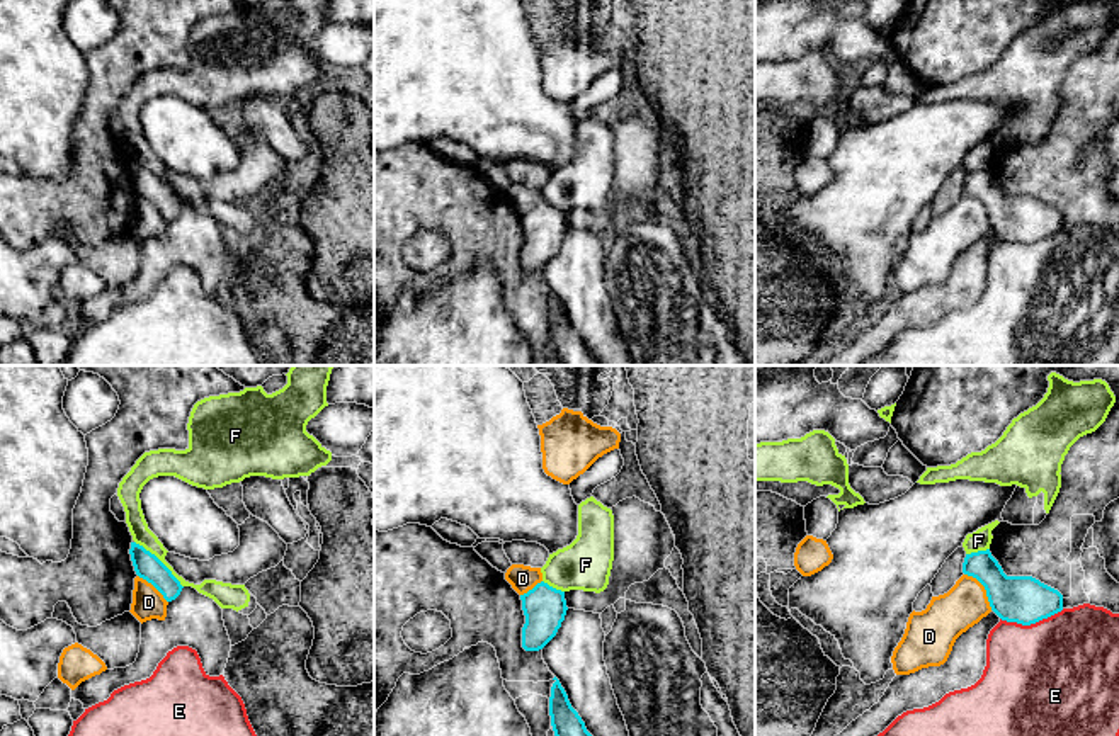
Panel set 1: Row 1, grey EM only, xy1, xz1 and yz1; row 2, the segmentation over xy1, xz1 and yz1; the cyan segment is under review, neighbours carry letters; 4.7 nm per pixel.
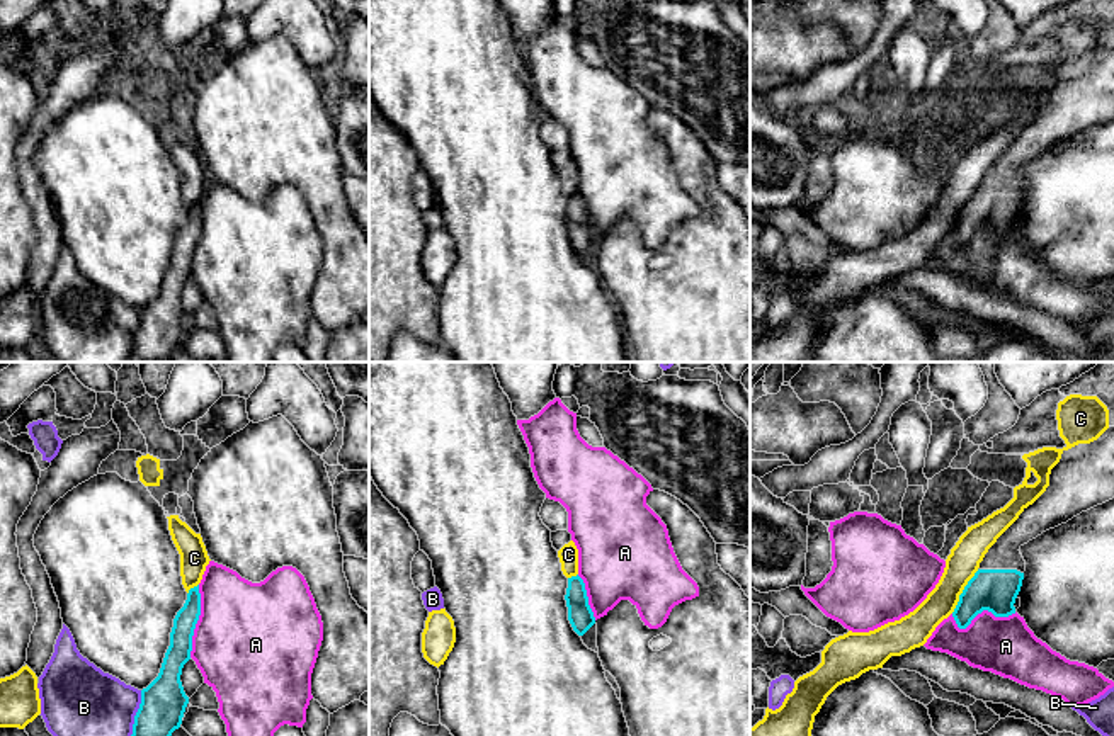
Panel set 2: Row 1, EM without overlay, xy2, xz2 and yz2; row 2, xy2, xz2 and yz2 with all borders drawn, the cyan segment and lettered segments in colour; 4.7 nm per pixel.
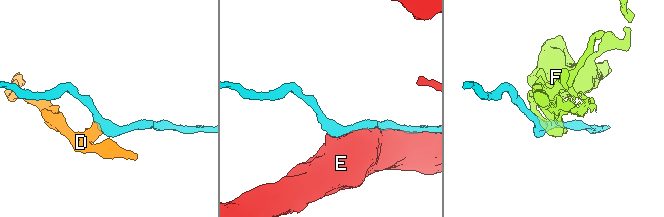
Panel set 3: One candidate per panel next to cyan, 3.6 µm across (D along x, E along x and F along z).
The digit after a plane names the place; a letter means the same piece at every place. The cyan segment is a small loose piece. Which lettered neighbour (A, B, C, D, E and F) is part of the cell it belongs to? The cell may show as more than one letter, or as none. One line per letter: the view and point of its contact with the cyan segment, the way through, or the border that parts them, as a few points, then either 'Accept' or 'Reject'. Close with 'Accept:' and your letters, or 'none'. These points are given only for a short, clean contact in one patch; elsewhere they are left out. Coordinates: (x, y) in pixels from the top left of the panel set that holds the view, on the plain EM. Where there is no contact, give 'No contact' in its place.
A: Touches cyan at xy2 (198, 238). Reject
B: Touches cyan at xy2 (135, 335). Reject
C: Touches cyan at yz2 (963, 211). Boundary: yz2 (978, 189), (951, 232). Reject
D: Touches cyan at yz1 (985, 208). Boundary: yz1 (965, 192), (971, 194), (983, 206), (992, 228). Reject
E: Touches cyan at yz1 (1031, 242). Reject
F: Touches cyan at xy1 (160, 181). Boundary: xy1 (135, 160), (148, 169), (182, 206). Reject
Accept: none

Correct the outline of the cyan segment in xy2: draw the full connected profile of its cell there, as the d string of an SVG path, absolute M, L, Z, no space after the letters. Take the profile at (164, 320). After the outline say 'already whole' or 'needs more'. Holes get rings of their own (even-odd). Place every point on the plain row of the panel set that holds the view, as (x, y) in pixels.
M199 204L190 207L184 226L173 238L170 265L158 296L141 309L141 323L134 335L128 362L163 362L180 347L189 316L180 294L190 279L192 255L201 235Z | already whole

